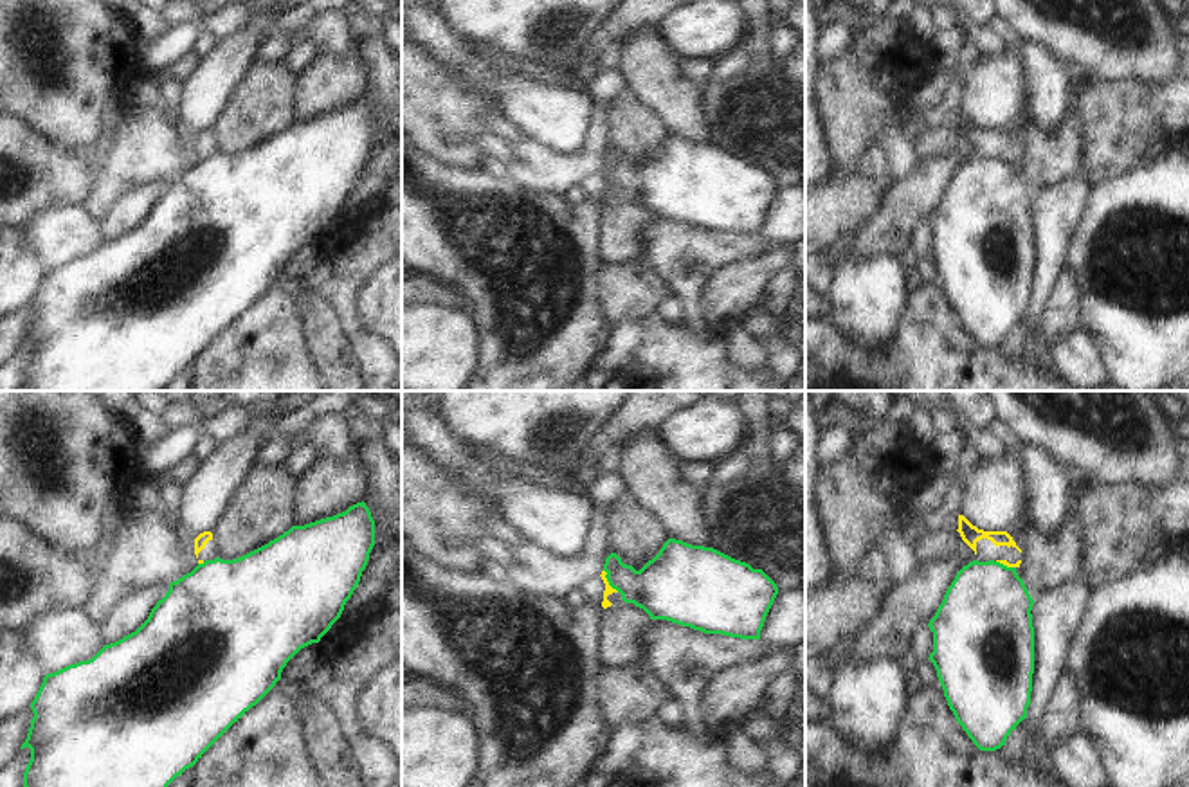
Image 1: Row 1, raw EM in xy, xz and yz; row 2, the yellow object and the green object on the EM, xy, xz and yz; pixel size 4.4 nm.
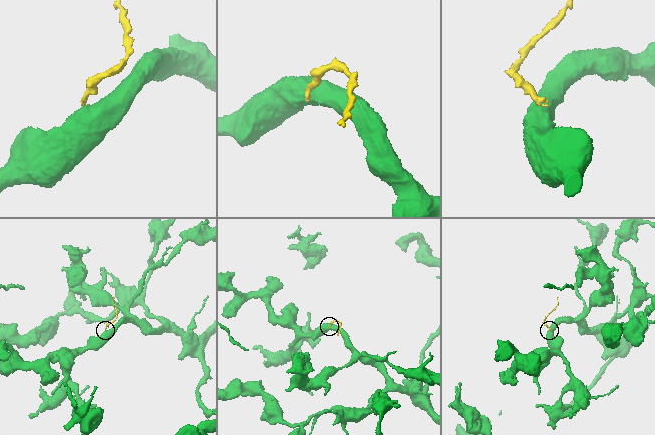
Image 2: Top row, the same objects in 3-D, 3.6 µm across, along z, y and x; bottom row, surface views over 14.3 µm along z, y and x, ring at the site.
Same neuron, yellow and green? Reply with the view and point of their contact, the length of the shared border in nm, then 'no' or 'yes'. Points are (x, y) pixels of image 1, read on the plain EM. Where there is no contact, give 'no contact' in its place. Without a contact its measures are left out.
xz (608, 179) | 120 nm | no

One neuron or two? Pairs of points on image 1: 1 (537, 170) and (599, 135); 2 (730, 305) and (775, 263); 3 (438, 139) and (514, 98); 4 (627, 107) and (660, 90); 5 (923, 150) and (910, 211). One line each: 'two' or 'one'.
1: one
2: one
3: two
4: two
5: two

